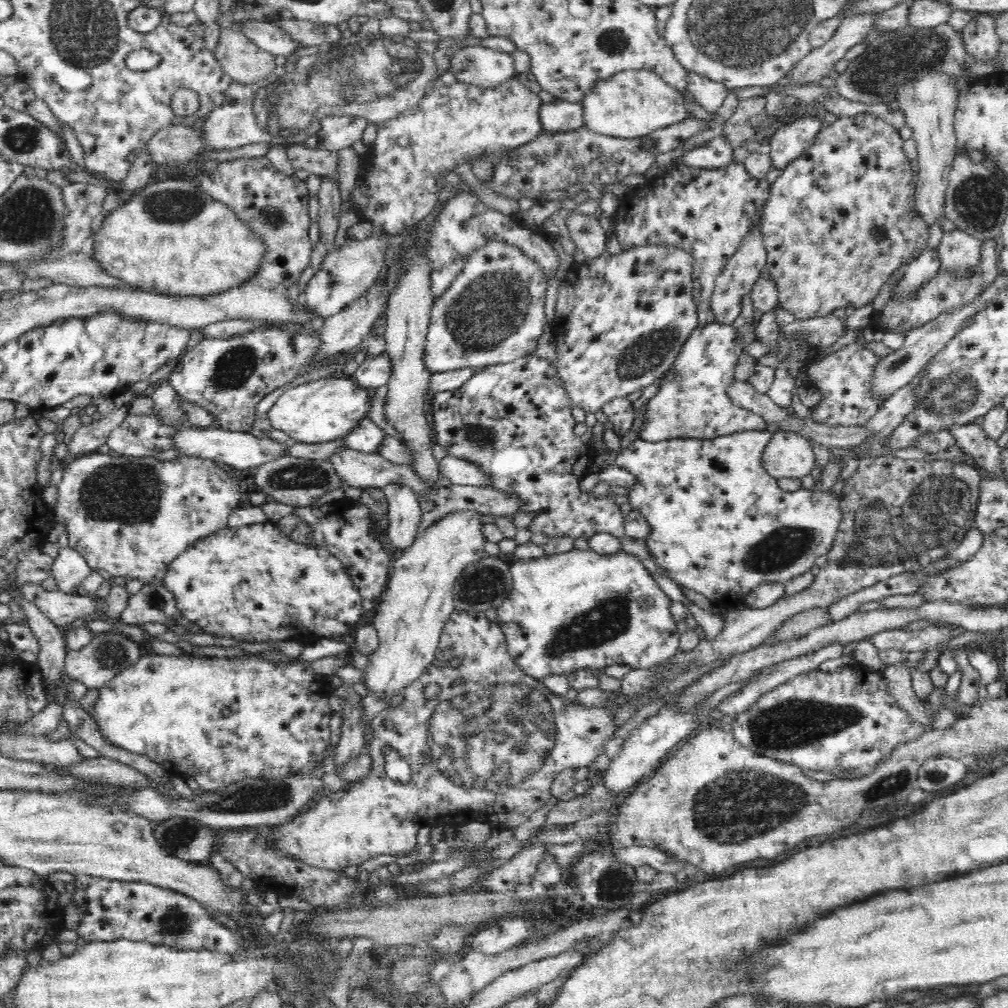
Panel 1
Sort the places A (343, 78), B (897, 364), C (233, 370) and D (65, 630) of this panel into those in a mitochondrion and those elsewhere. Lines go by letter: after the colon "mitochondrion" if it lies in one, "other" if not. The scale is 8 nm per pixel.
A: mitochondrion
B: mitochondrion
C: mitochondrion
D: other

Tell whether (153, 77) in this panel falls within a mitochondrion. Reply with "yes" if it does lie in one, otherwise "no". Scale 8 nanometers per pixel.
no

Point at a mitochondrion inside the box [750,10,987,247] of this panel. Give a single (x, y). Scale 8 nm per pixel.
(890, 63)

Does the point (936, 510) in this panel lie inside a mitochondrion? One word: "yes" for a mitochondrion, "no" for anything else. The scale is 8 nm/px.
yes

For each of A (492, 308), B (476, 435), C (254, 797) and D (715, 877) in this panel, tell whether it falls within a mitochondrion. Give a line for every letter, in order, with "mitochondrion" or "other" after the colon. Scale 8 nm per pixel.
A: mitochondrion
B: mitochondrion
C: mitochondrion
D: other

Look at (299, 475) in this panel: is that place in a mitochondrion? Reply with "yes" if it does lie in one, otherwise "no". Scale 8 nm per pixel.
yes

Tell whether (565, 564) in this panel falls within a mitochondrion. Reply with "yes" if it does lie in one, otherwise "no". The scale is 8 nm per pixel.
no

